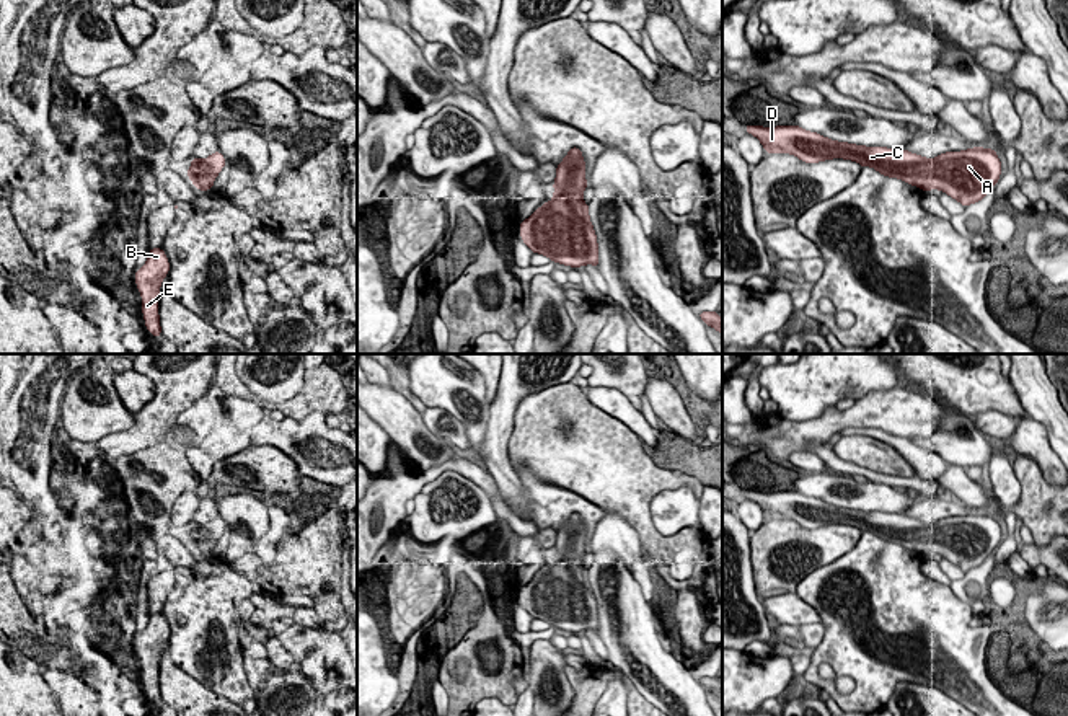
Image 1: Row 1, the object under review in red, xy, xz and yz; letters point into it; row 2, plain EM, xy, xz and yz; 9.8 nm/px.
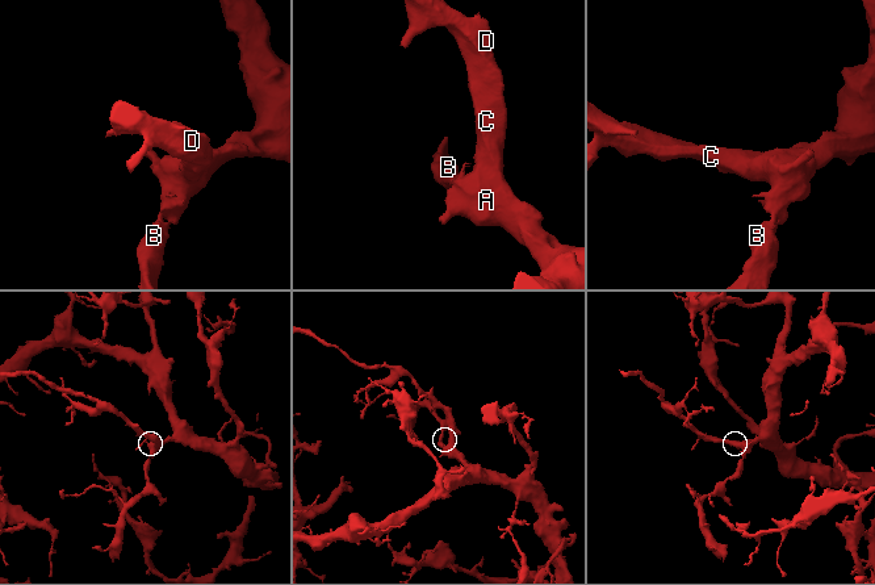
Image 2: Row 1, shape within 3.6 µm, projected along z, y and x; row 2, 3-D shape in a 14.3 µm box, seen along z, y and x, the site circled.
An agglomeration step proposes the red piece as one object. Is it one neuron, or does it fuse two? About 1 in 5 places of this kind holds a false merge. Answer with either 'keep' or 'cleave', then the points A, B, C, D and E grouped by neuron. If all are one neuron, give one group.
keep; groups A B C D E

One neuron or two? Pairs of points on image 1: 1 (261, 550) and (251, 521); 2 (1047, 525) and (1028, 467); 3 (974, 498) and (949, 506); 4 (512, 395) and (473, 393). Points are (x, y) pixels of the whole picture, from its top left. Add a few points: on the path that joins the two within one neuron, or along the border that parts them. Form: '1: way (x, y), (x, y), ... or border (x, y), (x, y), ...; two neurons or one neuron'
1: border (266, 506), (268, 529), (251, 545); two neurons
2: way (1045, 511), (1039, 503), (1032, 481); one neuron
3: border (954, 498), (974, 511); two neurons
4: border (491, 405), (486, 436), (481, 442); two neurons

